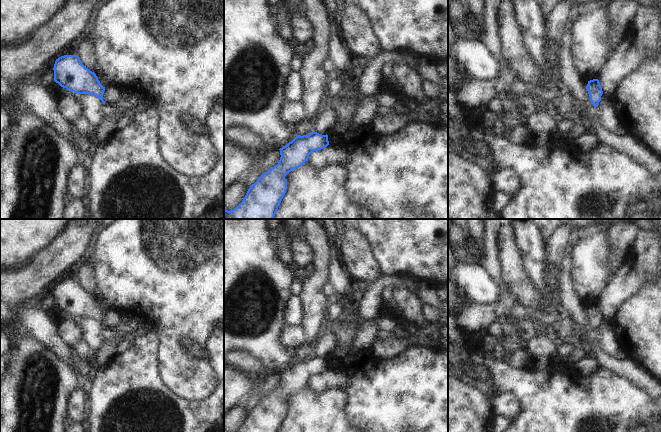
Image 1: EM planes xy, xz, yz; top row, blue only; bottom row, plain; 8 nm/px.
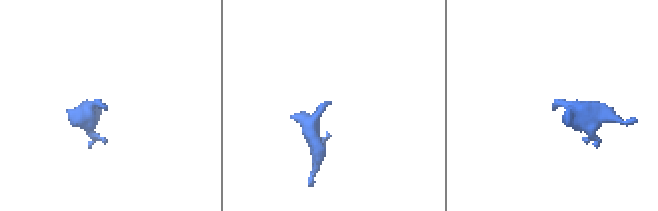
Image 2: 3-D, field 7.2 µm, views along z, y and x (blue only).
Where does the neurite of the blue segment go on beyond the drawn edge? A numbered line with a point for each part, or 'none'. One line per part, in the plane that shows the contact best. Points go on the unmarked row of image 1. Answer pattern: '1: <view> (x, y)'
none

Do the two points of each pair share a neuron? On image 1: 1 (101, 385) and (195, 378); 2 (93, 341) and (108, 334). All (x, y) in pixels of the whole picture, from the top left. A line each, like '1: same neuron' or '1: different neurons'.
1: different neurons
2: different neurons

